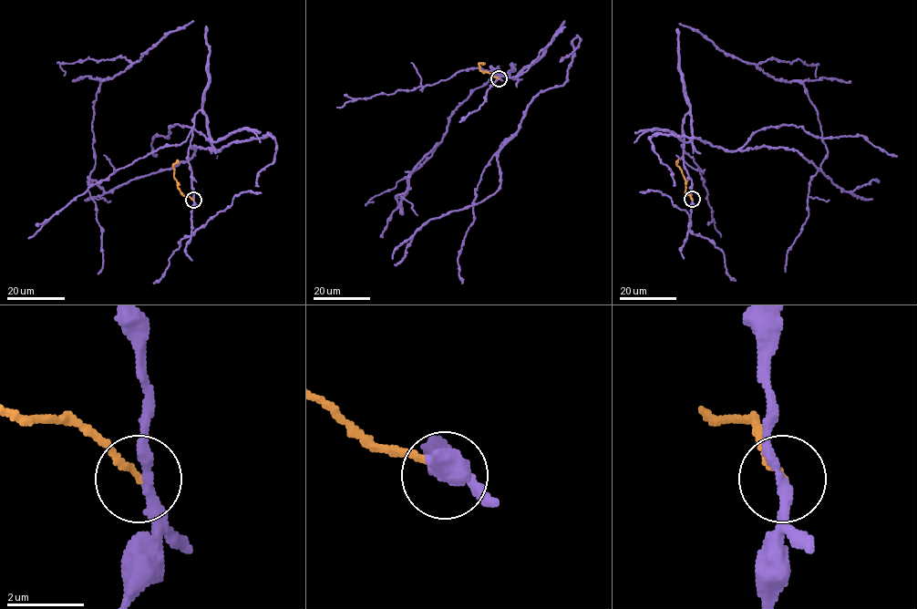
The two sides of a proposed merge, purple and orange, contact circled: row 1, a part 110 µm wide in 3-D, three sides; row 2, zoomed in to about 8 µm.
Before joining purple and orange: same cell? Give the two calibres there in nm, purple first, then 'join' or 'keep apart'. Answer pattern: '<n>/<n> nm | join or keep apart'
280/160 nm | keep apart

